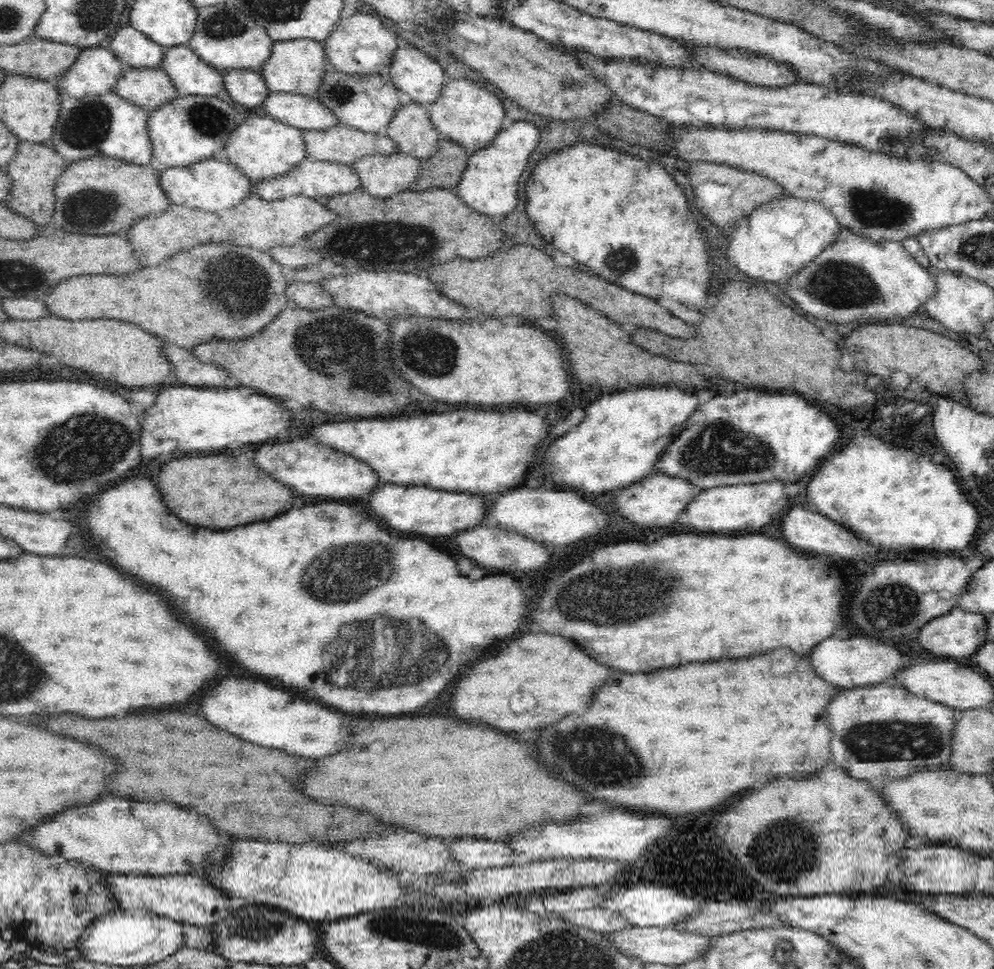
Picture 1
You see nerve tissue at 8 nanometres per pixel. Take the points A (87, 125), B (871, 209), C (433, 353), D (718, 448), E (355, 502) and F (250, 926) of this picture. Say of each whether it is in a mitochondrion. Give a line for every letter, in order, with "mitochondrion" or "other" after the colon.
A: mitochondrion
B: mitochondrion
C: mitochondrion
D: mitochondrion
E: other
F: mitochondrion

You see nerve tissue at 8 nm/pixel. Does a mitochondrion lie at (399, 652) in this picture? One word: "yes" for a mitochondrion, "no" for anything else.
yes

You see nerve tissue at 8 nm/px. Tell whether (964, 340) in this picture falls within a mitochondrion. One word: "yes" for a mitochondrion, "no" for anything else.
no

